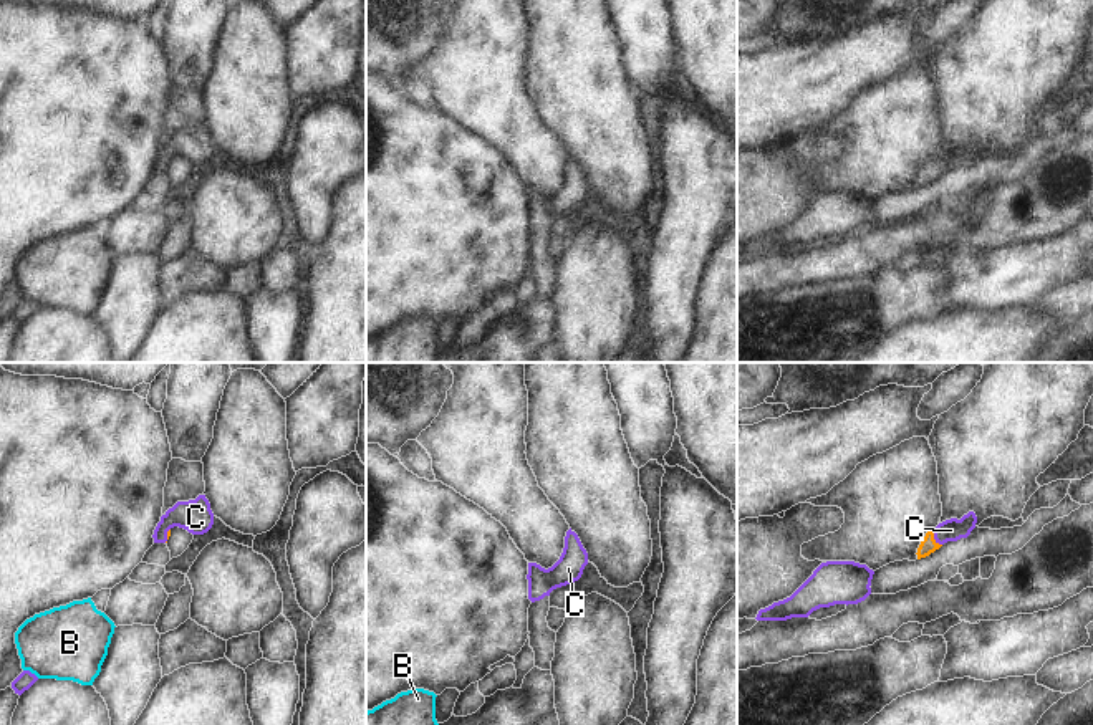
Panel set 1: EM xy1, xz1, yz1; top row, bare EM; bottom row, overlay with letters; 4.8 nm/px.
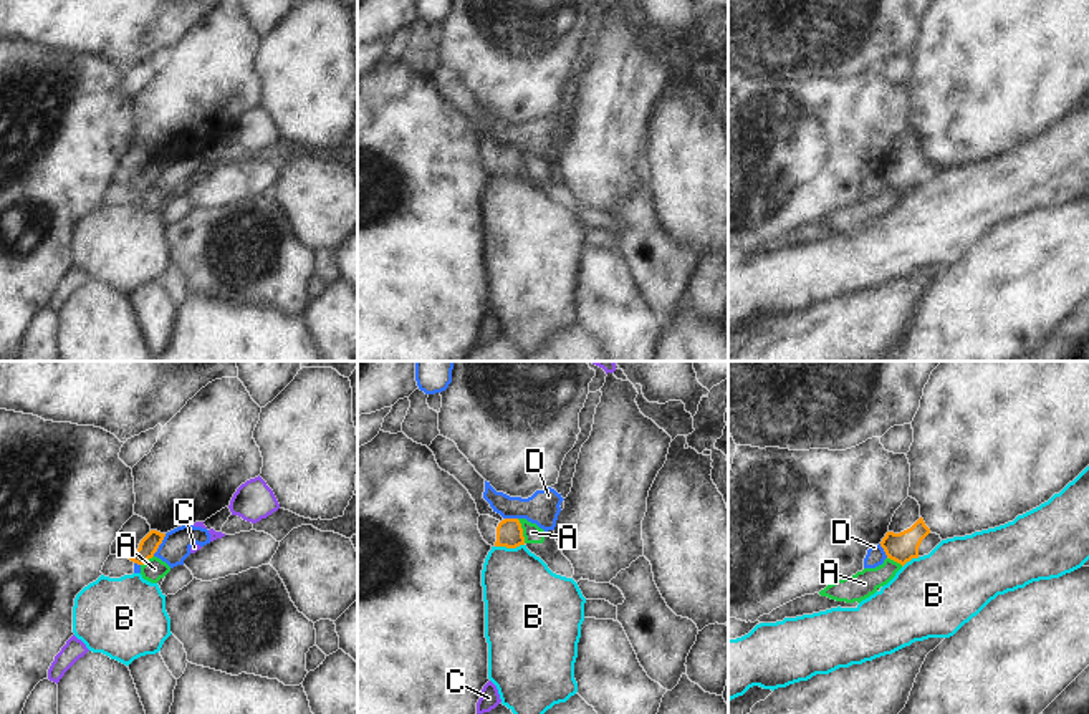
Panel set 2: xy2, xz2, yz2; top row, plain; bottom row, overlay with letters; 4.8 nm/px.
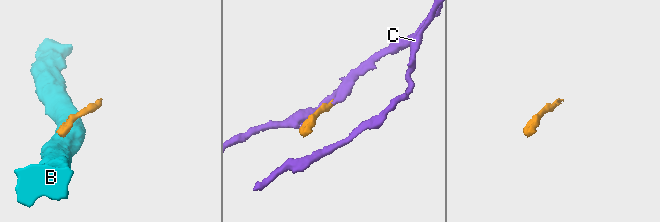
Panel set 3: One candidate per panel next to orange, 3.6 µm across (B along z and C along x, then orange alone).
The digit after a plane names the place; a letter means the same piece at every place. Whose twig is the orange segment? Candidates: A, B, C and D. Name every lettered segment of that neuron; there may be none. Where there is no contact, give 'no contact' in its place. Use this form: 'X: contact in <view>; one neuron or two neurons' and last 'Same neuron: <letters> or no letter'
A: contact in xz2; two neurons
B: contact in xz2; two neurons
C: contact in yz1; one neuron
D: contact in xy2; two neurons
Same neuron: C

